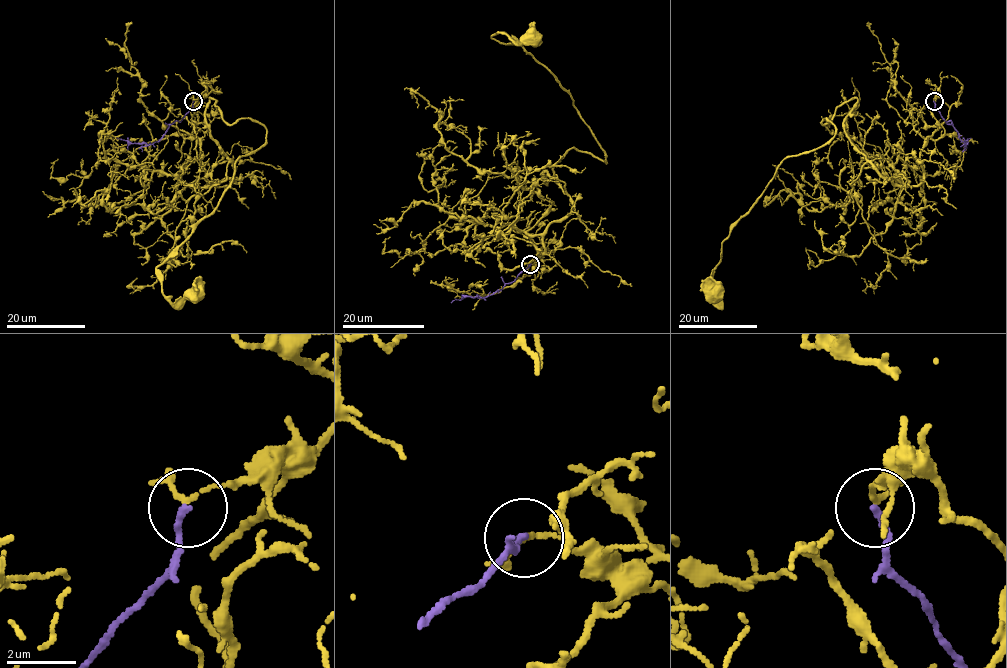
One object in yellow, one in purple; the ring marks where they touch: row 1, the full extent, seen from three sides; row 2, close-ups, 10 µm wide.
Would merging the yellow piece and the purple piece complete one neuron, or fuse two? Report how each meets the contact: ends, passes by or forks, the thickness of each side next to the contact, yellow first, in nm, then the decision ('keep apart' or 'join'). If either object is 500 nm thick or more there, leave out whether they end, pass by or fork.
yellow passes by; purple ends; calibres 110 and 190 nm; keep apart

